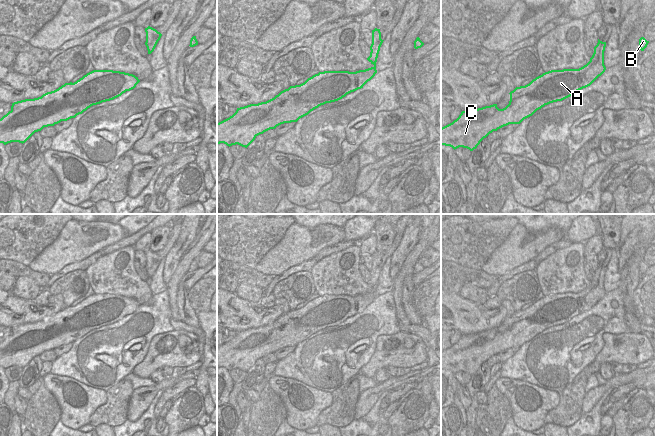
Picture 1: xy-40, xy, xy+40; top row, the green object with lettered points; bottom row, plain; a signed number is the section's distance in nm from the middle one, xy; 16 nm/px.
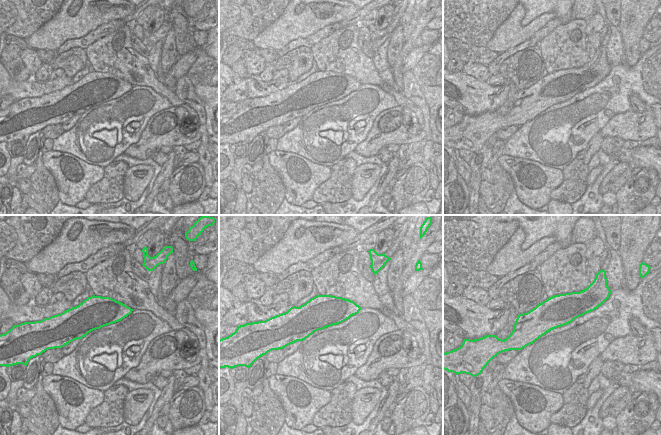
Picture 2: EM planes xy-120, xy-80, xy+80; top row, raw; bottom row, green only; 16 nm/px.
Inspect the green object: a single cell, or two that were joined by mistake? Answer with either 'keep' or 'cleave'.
keep

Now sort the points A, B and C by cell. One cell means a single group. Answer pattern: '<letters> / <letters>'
A B C

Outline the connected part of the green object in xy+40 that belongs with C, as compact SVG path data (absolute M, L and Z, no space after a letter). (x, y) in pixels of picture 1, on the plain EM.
M598 263L590 285L583 291L551 294L525 310L516 311L509 317L509 328L503 333L493 328L462 335L456 344L441 352L441 369L473 375L493 355L509 348L520 348L545 329L562 325L590 310L606 294L605 271L606 266Z

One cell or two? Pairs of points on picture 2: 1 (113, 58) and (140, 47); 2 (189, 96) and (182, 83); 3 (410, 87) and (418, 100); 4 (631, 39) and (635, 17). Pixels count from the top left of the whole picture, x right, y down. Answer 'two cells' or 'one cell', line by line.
1: two cells
2: one cell
3: one cell
4: one cell

